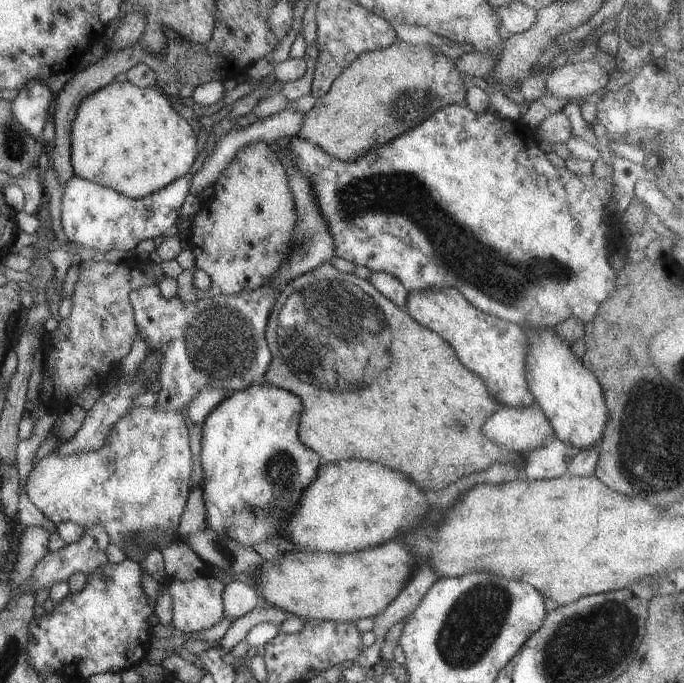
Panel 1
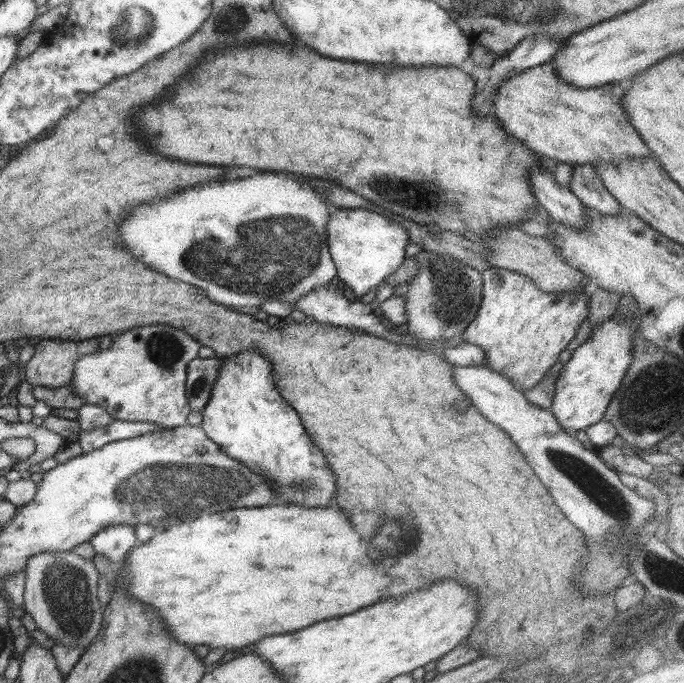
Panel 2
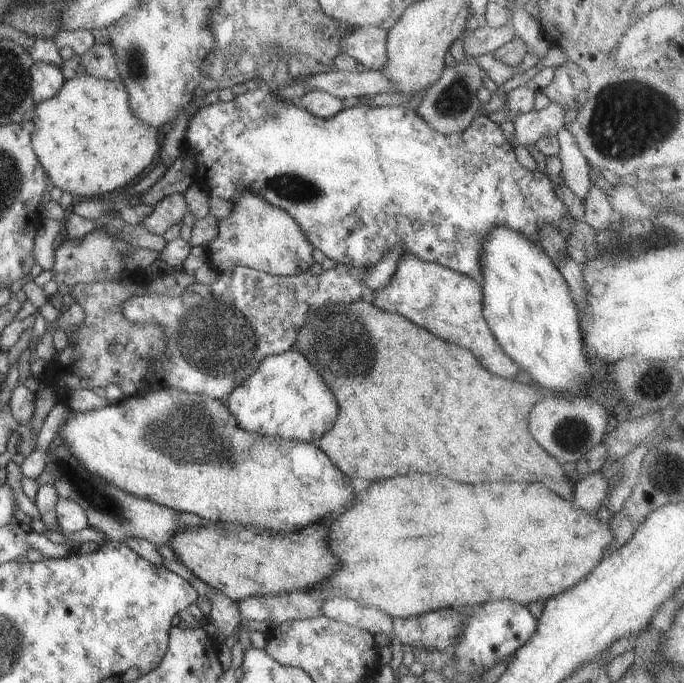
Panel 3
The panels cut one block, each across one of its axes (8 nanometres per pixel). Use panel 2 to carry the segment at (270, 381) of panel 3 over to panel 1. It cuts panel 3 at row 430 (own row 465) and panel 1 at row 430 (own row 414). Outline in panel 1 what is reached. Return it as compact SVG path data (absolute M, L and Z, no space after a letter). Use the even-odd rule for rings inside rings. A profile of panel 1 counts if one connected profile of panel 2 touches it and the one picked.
M254 384L242 391L234 391L228 395L208 416L202 428L202 454L200 454L200 462L202 464L203 482L201 484L203 492L204 510L206 510L207 527L214 530L220 538L230 538L250 550L254 550L254 544L262 544L262 542L278 542L283 538L282 522L288 520L292 516L292 510L300 504L300 496L303 496L306 486L310 486L312 478L319 474L319 468L323 464L320 454L305 446L298 438L298 424L300 424L300 414L302 414L302 400L289 391L280 389L270 384Z

